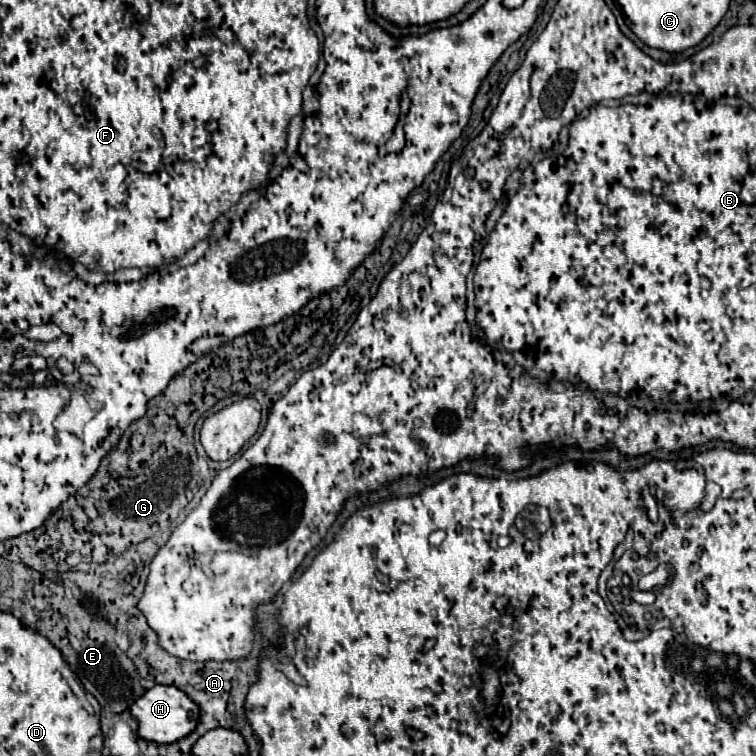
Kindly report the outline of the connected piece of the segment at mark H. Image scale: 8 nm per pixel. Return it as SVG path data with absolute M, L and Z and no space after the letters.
M154 685L140 699L134 701L130 711L140 725L138 735L142 739L148 739L154 743L164 743L164 745L184 739L188 733L192 733L192 729L196 729L196 721L200 719L200 707L184 691L180 691L172 685Z

